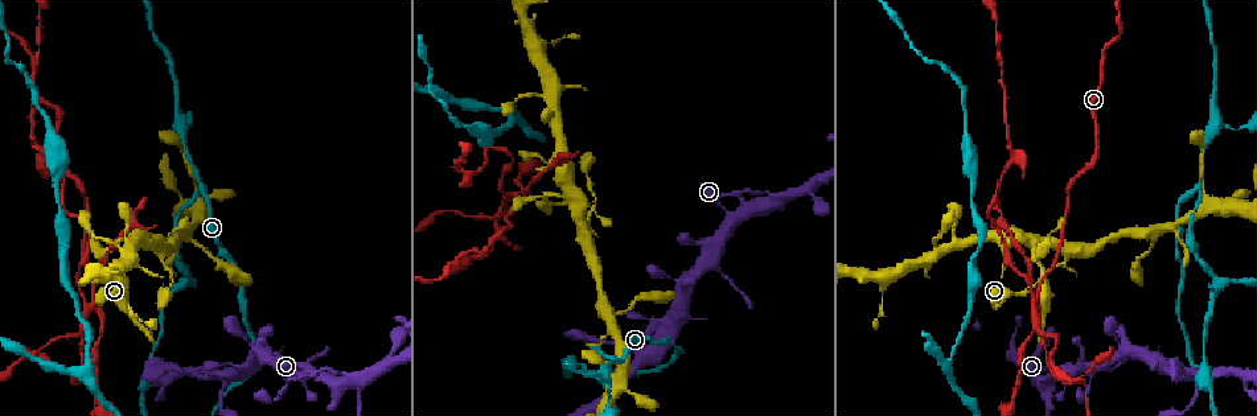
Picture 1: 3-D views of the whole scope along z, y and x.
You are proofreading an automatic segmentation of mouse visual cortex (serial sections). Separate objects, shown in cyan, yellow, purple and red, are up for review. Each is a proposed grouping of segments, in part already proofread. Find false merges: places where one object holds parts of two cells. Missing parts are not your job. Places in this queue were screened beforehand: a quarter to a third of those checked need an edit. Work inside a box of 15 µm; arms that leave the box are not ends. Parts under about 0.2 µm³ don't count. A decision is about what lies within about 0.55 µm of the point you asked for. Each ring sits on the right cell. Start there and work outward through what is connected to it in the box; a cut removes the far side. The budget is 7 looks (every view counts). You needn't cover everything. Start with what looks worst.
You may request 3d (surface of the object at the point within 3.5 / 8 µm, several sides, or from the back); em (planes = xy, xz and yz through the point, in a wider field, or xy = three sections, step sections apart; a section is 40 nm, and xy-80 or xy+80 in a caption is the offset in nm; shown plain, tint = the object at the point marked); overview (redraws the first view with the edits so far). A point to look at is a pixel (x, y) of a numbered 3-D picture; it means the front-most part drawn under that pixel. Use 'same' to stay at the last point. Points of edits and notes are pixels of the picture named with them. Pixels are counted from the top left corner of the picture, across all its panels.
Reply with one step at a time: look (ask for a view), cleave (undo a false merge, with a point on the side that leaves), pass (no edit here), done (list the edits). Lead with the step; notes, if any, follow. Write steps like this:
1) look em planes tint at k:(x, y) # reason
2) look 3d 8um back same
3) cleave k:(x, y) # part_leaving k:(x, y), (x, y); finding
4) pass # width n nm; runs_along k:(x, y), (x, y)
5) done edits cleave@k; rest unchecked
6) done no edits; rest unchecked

look 3d 3.5um at 1:(1036, 302)

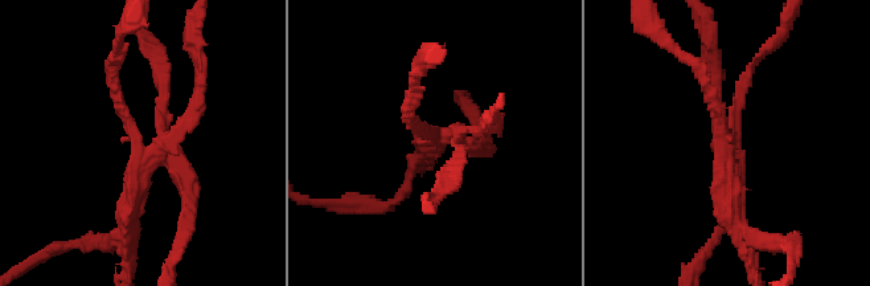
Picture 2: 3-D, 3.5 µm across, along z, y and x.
look em xy step 5 tint at 2:(450, 133)

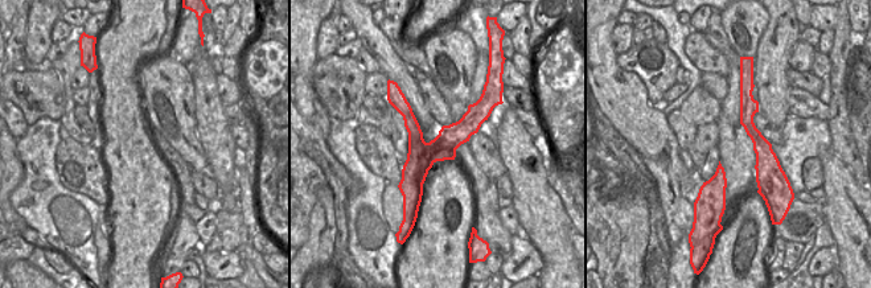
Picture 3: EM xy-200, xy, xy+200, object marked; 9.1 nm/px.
cleave 2:(717, 180) # part_leaving 2:(723, 144), (710, 84), (689, 58); two cells meet here

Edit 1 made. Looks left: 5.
look overview # see it whole again

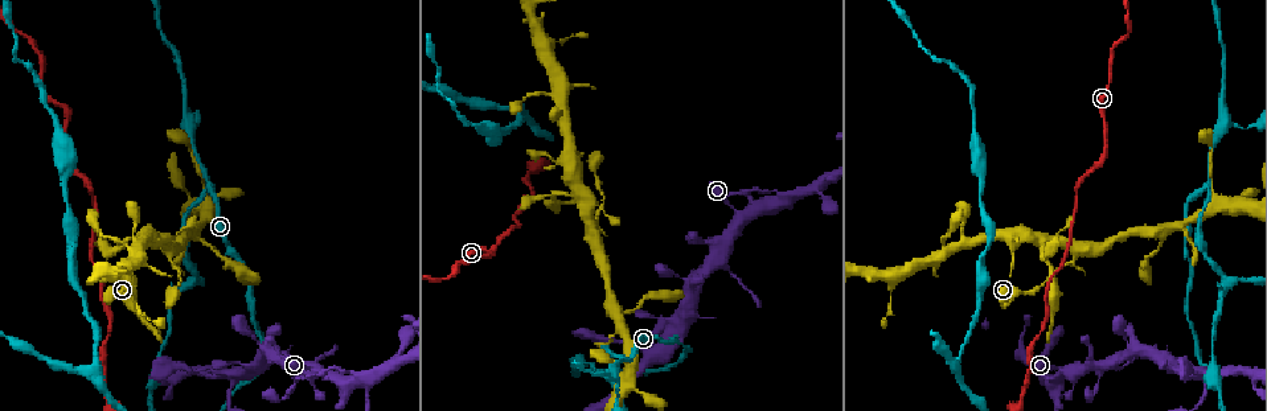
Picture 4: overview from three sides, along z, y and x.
look 3d 8um at 4:(211, 188) # abrupt turn

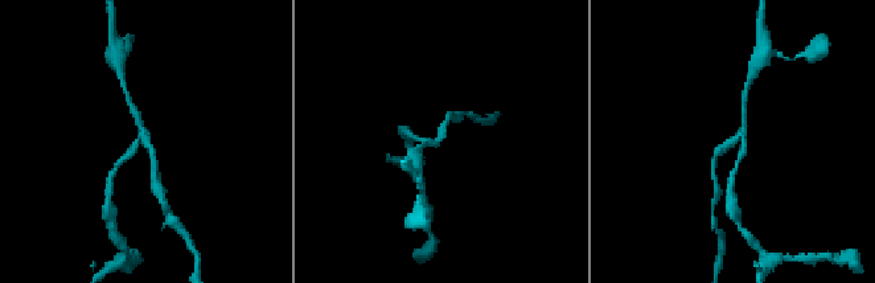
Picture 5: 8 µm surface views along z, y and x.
look 3d 3.5um back at 5:(741, 135)

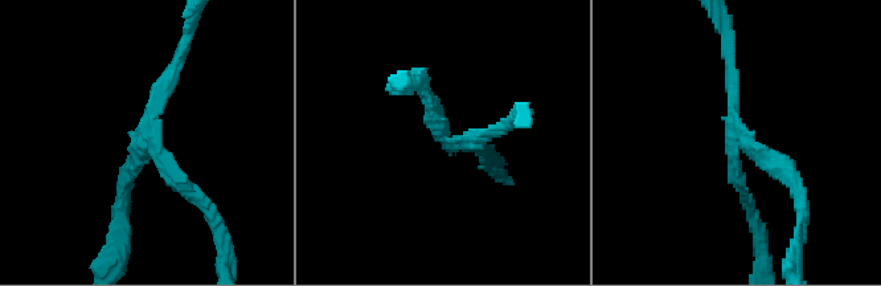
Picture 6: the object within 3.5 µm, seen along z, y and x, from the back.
cleave 6:(176, 184) # arm_widths 150, 150, 200 nm; part_leaving 6:(151, 143), (212, 212), (220, 249); two cells meet here

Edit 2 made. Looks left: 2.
done edits cleave@2, cleave@6; rest unchecked

